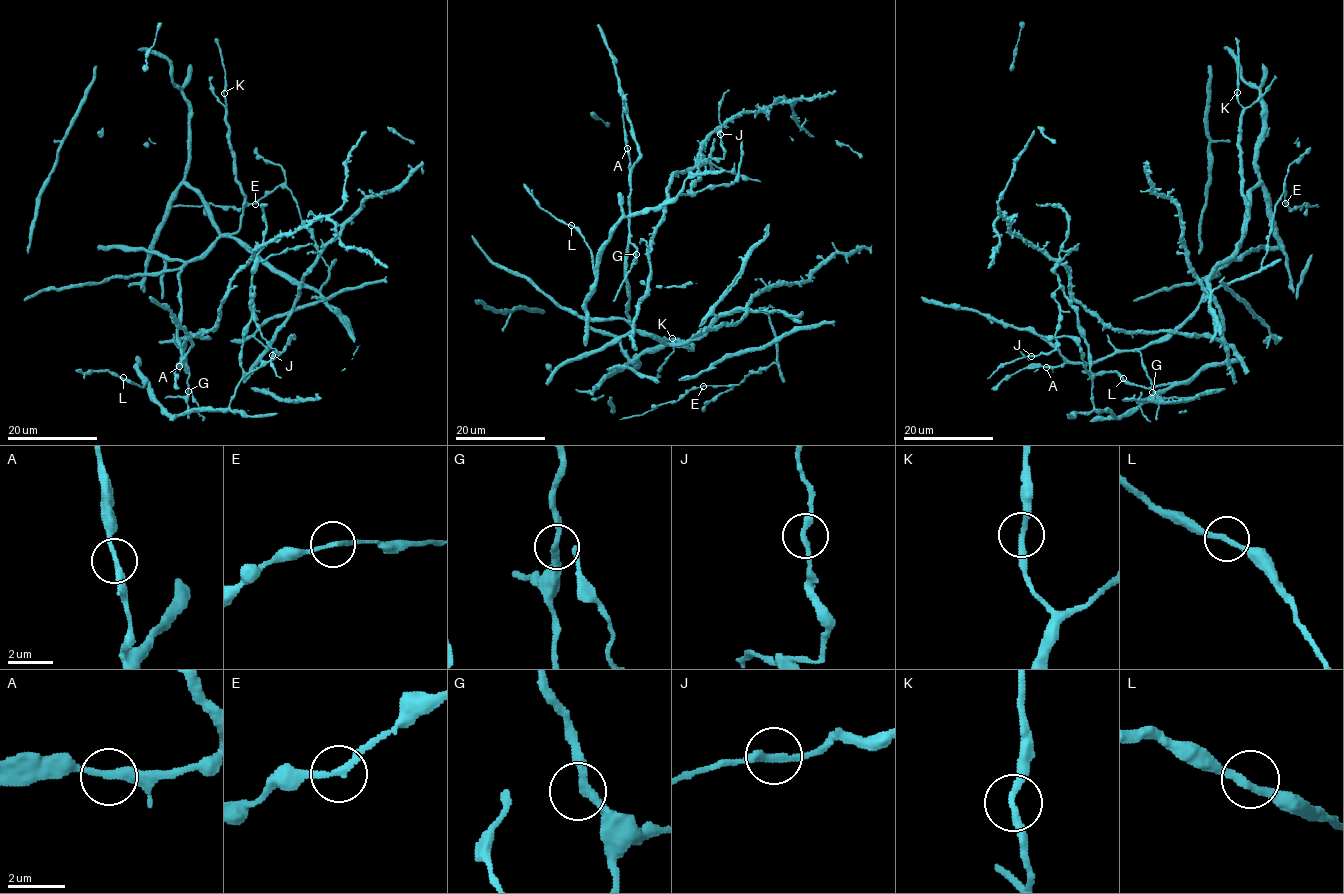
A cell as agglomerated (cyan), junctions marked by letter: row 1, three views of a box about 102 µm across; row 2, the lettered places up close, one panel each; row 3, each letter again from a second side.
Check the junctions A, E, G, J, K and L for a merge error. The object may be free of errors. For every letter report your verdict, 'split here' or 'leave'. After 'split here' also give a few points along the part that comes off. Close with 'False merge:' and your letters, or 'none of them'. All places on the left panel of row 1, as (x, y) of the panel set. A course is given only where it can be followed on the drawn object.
A: leave
E: leave
G: leave
J: leave
K: leave
L: leave
False merge: none of them

